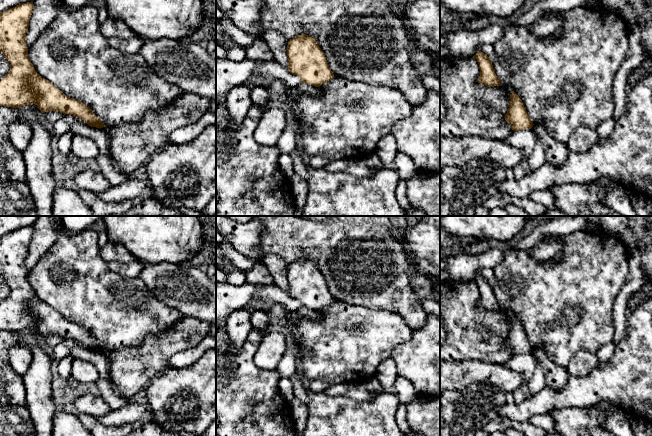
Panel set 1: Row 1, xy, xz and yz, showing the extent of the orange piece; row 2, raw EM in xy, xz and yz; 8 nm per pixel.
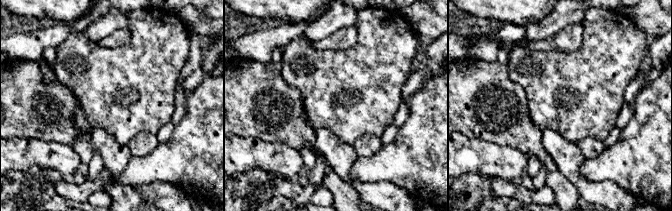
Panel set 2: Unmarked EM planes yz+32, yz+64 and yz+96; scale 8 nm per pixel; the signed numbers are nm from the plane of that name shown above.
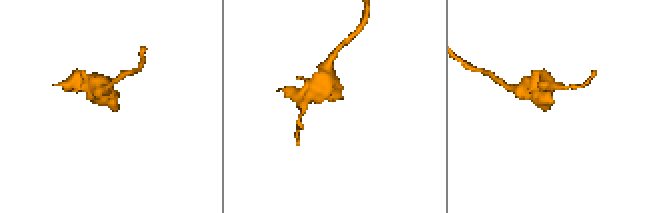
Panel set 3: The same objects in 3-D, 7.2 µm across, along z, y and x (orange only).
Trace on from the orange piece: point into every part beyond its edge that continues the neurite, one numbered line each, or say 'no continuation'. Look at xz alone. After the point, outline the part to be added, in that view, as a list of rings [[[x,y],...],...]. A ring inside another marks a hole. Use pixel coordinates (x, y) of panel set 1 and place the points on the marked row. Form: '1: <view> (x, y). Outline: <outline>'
no continuation

